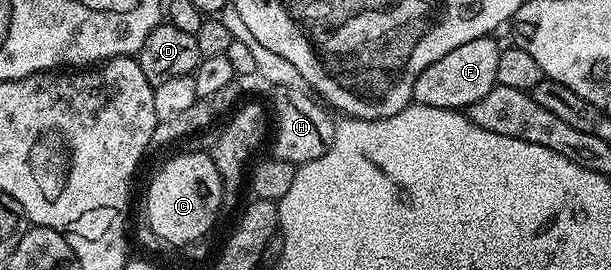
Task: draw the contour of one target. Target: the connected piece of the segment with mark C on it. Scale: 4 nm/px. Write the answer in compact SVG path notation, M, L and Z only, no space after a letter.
M187 151L184 155L175 155L155 176L147 187L147 223L151 231L159 239L172 243L175 247L183 247L186 243L195 243L202 235L211 231L215 218L220 218L223 201L223 182L221 173L217 173L217 165L210 154L204 151Z

